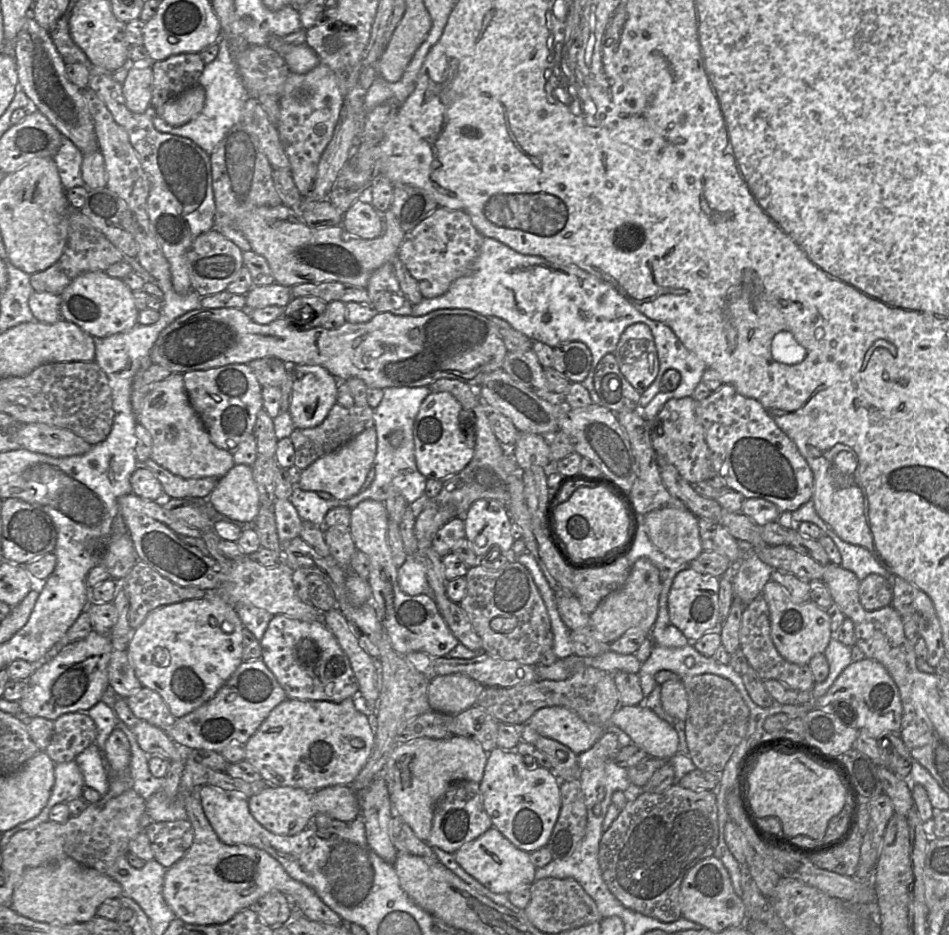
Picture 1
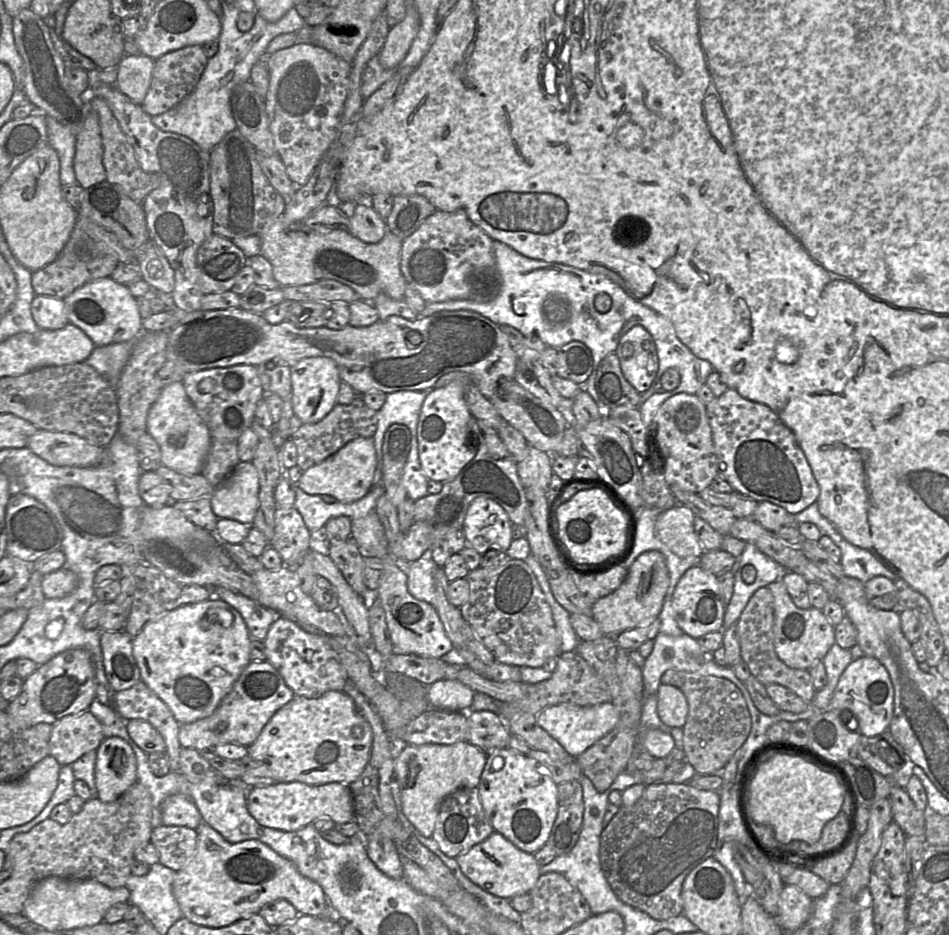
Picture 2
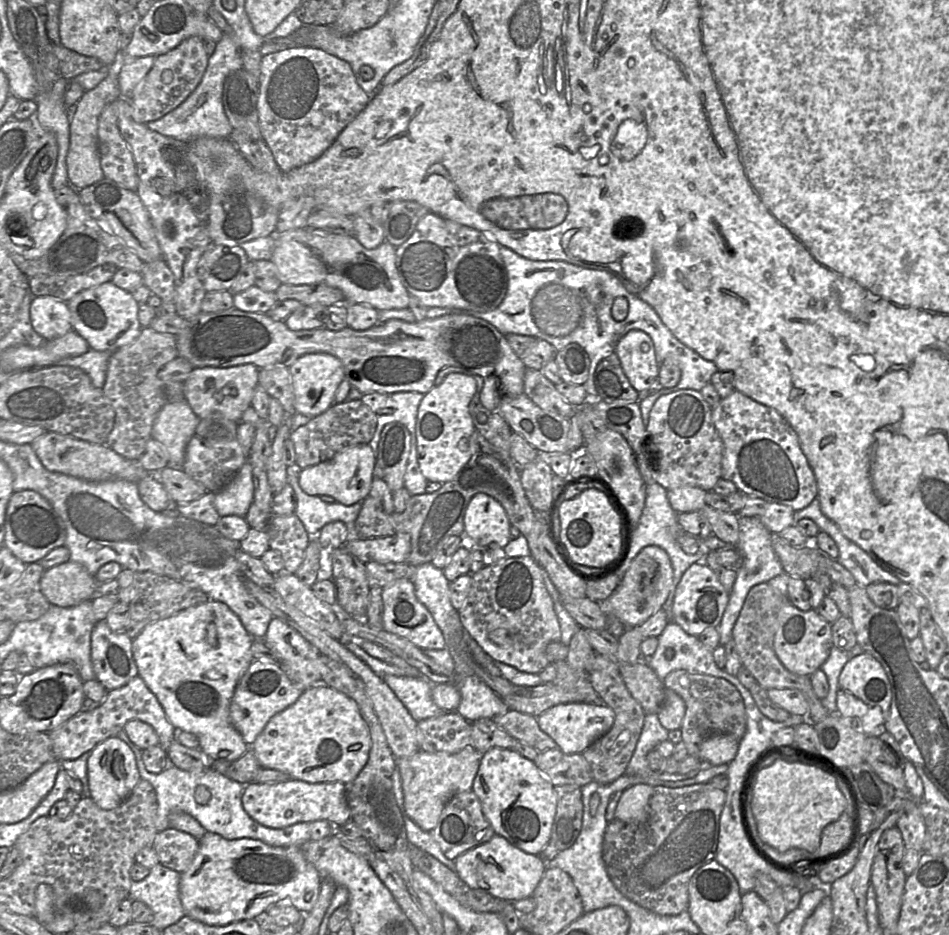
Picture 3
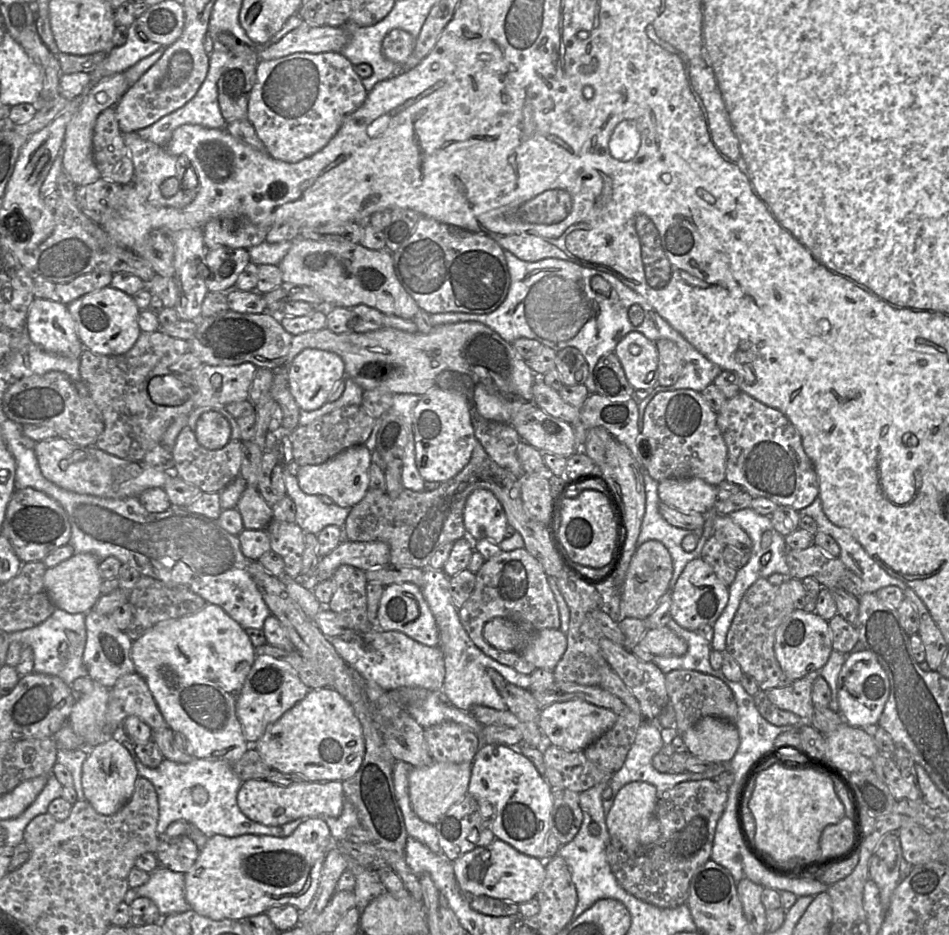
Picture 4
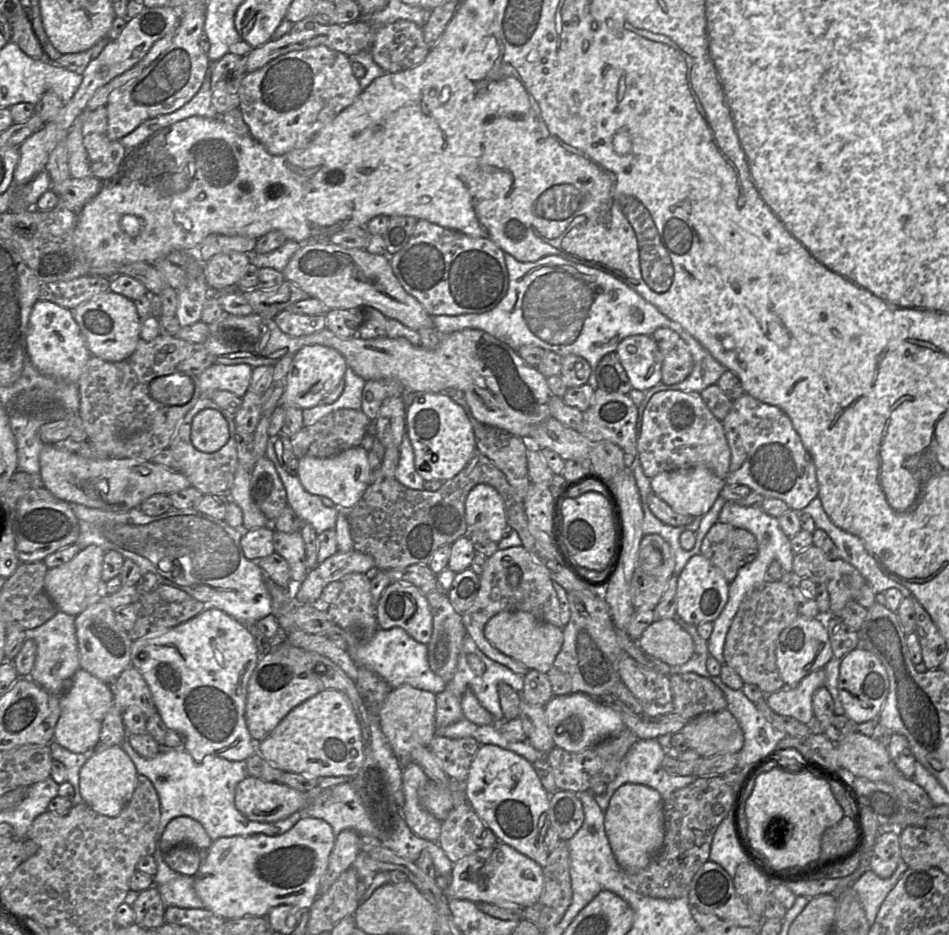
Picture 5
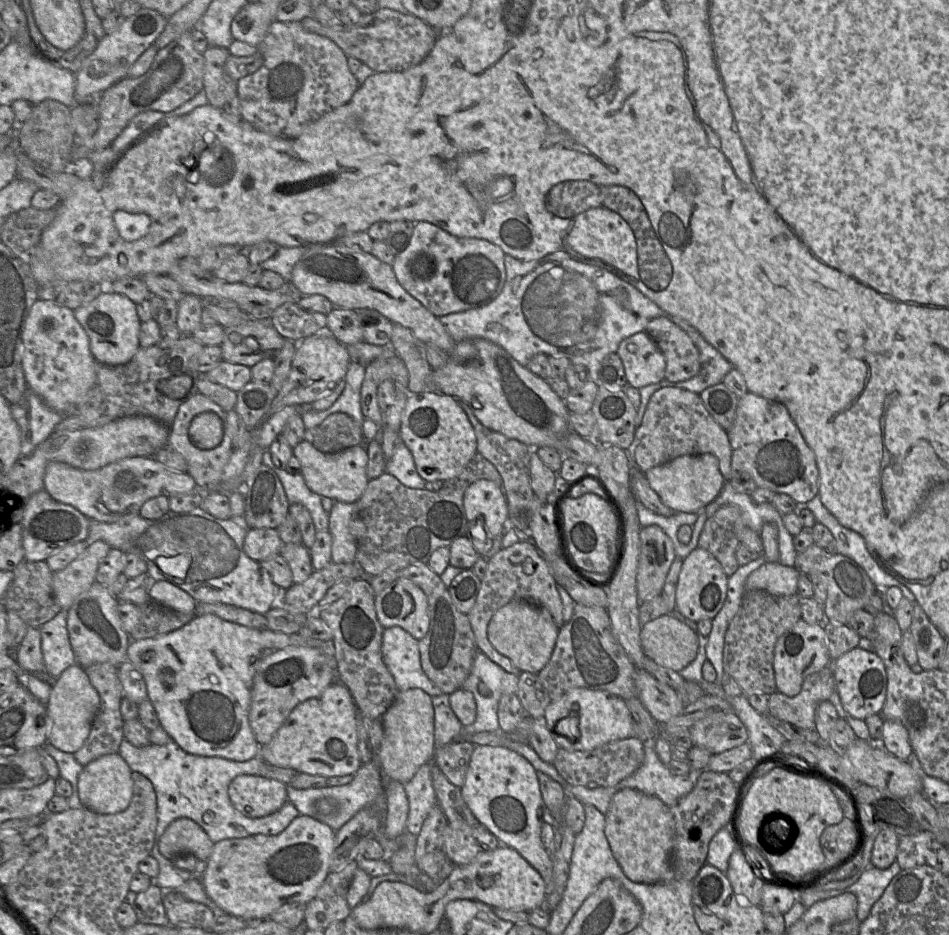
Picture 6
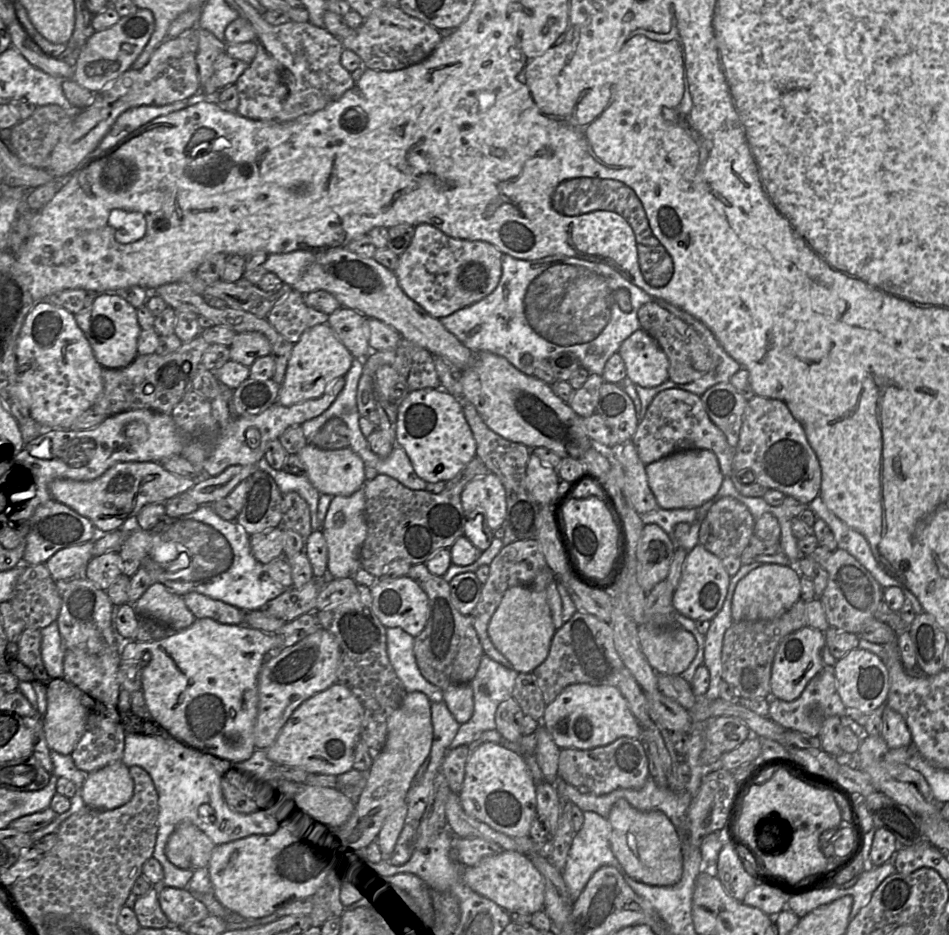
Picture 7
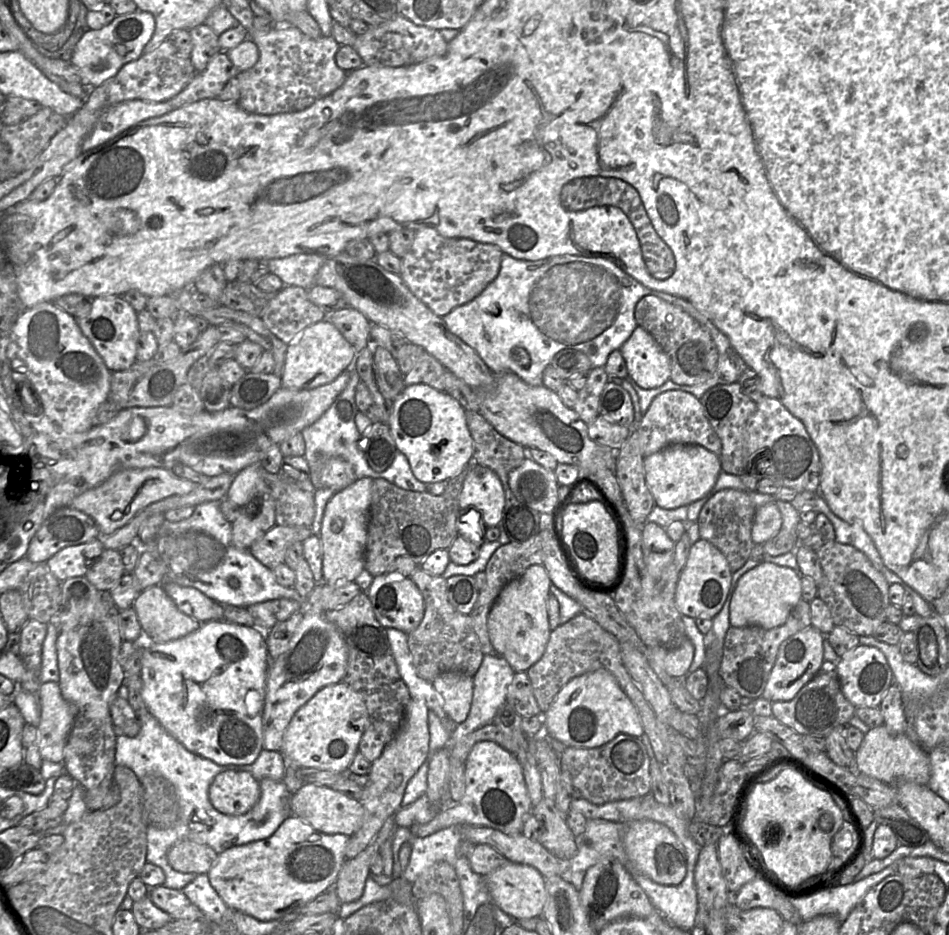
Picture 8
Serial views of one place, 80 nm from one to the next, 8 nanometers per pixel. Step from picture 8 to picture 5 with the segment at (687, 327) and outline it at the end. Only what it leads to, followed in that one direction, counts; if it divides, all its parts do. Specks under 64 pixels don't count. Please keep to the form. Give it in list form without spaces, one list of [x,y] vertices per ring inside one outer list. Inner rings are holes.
[[[658,328],[651,336],[662,355],[661,382],[666,385],[685,380],[693,369],[693,359],[687,344],[670,328]]]

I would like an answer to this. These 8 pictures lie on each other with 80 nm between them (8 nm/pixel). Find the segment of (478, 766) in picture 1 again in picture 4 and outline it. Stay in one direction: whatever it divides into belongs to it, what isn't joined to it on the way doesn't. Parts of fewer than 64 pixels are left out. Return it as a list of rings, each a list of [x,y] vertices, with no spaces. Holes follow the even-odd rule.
[[[434,761],[425,767],[413,767],[408,776],[409,798],[415,814],[423,821],[435,825],[445,812],[468,793],[472,763]]]

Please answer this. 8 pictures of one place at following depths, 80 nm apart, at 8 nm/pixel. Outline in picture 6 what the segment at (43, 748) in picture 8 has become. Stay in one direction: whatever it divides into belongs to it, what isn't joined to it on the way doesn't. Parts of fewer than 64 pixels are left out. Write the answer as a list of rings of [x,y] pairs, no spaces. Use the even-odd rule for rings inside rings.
[[[79,664],[68,667],[52,686],[46,705],[52,721],[47,743],[55,748],[73,754],[79,750],[89,736],[93,720],[100,707],[100,697]]]

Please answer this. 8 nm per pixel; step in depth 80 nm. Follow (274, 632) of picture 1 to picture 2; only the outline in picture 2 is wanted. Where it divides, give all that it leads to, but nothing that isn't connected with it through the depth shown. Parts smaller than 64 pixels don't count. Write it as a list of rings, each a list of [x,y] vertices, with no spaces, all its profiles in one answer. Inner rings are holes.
[[[279,616],[269,627],[263,640],[266,649],[266,661],[277,669],[295,696],[317,698],[328,691],[343,691],[346,682],[349,680],[348,675],[338,655],[327,642],[328,637],[331,636],[308,633],[284,616]]]

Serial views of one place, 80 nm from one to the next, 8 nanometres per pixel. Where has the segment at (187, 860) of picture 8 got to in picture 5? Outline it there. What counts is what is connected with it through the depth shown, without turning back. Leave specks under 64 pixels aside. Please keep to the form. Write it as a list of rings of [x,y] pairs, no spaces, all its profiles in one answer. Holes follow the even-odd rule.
[[[179,816],[170,820],[165,827],[159,840],[159,846],[163,854],[180,844],[188,844],[205,852],[212,842],[198,821],[188,816]]]

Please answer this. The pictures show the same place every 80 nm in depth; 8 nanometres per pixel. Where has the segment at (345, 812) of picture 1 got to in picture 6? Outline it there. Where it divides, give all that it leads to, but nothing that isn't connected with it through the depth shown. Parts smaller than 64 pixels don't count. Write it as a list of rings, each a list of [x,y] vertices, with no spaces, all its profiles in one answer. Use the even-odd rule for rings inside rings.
[[[258,775],[236,776],[228,786],[233,807],[248,818],[260,818],[274,813],[288,801],[287,785]]]

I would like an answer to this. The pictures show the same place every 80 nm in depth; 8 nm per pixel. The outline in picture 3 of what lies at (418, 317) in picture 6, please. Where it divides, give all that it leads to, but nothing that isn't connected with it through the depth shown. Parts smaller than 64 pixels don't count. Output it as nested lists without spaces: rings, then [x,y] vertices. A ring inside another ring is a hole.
[[[298,228],[276,234],[271,261],[282,284],[323,283],[341,290],[346,303],[358,303],[379,310],[408,308],[410,294],[396,268],[396,248],[384,241],[374,249],[363,247],[354,236],[317,235]]]

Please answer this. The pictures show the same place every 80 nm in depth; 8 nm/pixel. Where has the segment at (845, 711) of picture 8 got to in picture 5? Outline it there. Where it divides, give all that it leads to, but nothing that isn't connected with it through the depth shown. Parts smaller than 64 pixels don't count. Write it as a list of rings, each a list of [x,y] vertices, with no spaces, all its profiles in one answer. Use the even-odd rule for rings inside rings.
[[[816,670],[804,677],[796,687],[784,686],[783,689],[766,695],[767,703],[775,713],[792,717],[815,729],[813,695],[817,689],[825,686],[825,681],[825,670]]]

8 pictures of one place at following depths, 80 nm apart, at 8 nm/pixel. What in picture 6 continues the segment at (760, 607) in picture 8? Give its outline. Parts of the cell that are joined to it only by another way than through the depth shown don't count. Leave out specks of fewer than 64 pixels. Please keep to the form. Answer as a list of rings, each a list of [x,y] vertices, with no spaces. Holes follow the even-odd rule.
[[[765,562],[750,573],[746,580],[746,592],[763,590],[774,596],[795,595],[801,573],[794,567],[780,562]]]

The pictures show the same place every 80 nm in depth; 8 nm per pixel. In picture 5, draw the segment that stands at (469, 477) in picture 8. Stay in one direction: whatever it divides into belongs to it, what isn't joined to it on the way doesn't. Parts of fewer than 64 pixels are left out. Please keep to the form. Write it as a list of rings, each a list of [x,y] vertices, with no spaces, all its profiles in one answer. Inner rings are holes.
[[[478,484],[471,489],[465,501],[465,519],[470,530],[484,531],[498,543],[508,525],[504,502],[495,488]]]

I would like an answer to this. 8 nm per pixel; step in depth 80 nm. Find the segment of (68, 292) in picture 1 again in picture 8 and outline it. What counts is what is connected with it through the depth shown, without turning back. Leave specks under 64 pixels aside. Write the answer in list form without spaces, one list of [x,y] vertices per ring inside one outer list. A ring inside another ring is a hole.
[[[108,295],[92,299],[89,314],[76,321],[111,372],[127,370],[137,361],[138,341],[141,334],[137,312],[121,296]]]

